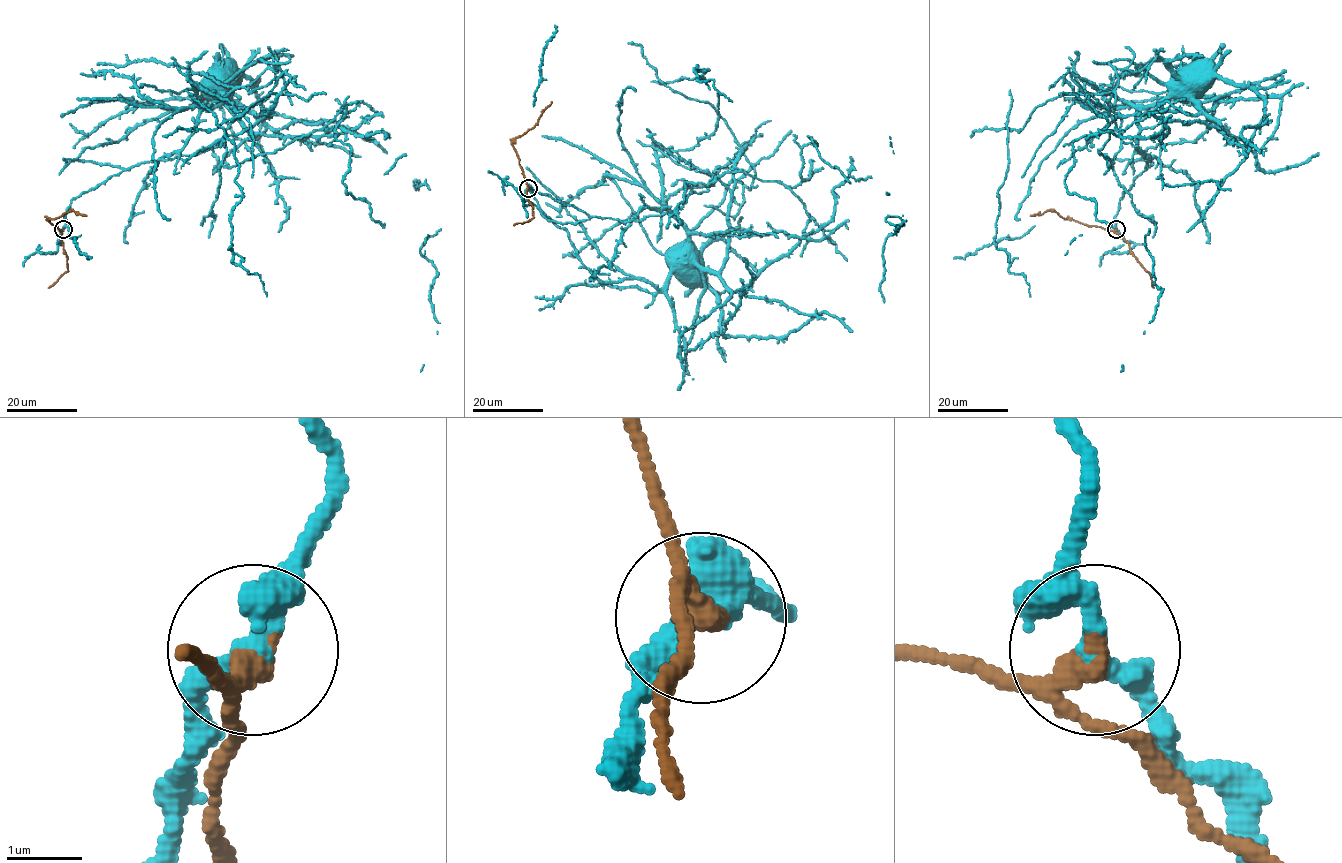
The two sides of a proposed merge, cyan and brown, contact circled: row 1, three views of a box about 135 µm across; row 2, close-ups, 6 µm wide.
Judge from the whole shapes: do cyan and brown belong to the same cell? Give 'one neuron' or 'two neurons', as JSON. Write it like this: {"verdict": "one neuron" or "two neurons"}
{"verdict": "two neurons"}

